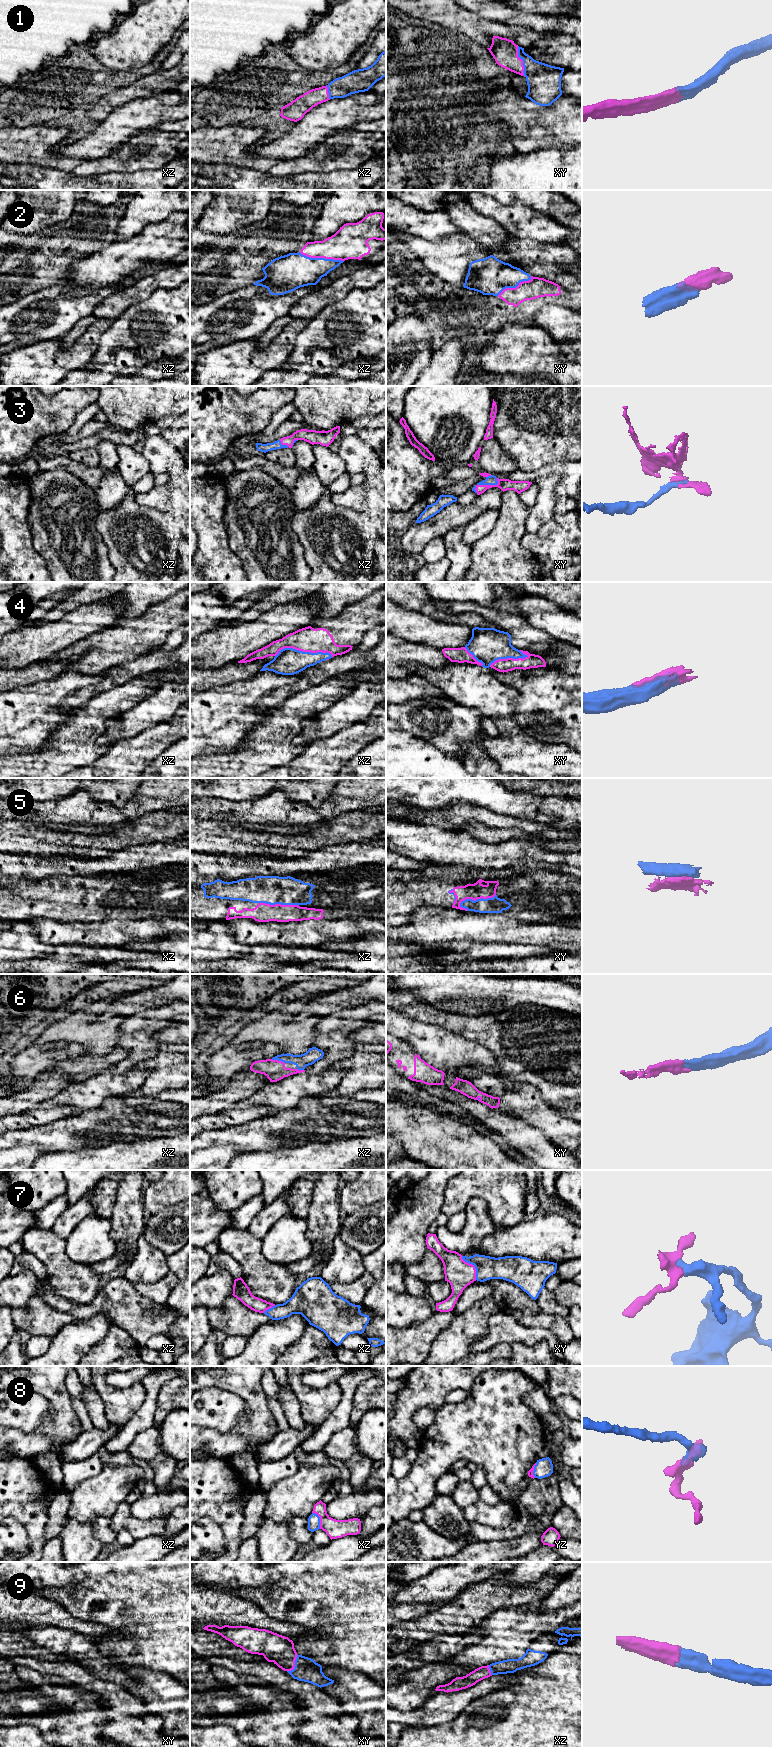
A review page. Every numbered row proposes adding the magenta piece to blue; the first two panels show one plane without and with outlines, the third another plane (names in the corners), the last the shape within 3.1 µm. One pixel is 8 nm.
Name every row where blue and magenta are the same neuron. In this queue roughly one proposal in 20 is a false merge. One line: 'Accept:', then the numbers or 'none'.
Accept: 1, 2, 3, 4, 5, 6, 7, 8, 9

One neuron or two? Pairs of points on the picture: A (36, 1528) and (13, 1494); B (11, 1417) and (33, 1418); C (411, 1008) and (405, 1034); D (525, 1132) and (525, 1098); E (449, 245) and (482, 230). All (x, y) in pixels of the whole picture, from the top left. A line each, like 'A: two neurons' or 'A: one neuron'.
A: one neuron
B: one neuron
C: two neurons
D: two neurons
E: two neurons

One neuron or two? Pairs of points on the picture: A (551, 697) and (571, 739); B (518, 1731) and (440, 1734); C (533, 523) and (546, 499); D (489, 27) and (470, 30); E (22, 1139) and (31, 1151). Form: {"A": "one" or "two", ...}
{"A": "one", "B": "one", "C": "one", "D": "one", "E": "two"}

